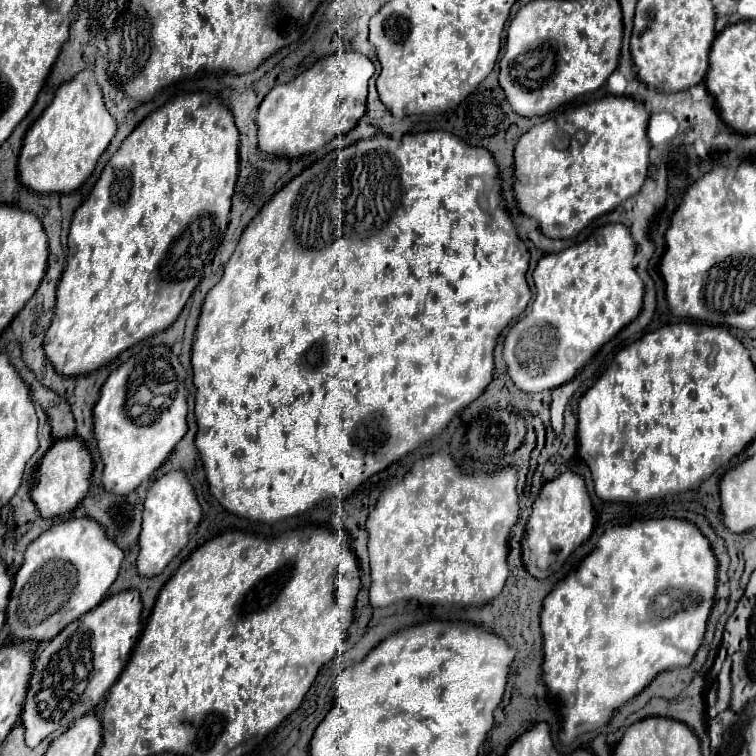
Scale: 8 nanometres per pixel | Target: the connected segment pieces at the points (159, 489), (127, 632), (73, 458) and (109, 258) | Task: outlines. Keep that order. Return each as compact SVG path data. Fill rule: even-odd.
M172 469L154 481L146 493L144 513L142 513L142 533L140 533L140 555L138 573L146 577L160 575L162 569L186 547L200 523L202 511L194 489L182 469Z
M126 589L106 597L98 607L64 627L38 655L22 709L26 745L36 747L54 731L64 731L70 723L92 711L114 685L142 629L142 601L136 589Z
M76 437L54 441L48 453L42 457L32 485L32 501L40 509L42 517L56 517L72 511L88 493L92 475L92 455L86 445Z
M206 91L194 93L182 93L176 95L158 111L150 113L120 145L120 149L112 155L108 165L104 167L98 183L94 185L88 199L74 211L70 233L68 233L68 263L62 273L62 279L58 283L56 293L56 313L50 329L44 337L44 353L56 367L60 375L84 375L90 371L96 371L98 367L110 363L116 359L122 351L128 347L140 343L146 337L152 337L164 329L168 329L178 315L182 313L188 297L196 289L196 285L202 279L202 271L208 263L212 263L216 249L224 237L224 231L228 227L228 215L230 215L230 199L234 195L234 185L238 179L238 129L234 125L232 111L228 105Z

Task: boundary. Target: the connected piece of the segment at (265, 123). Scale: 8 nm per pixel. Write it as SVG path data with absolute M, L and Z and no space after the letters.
M346 51L346 53L322 57L320 61L316 61L310 69L306 69L292 81L276 85L264 97L264 101L260 103L260 109L258 109L256 123L260 129L260 133L258 133L260 149L264 149L264 153L268 153L268 155L292 159L292 157L308 155L308 153L324 147L334 137L348 133L350 129L356 127L358 119L364 117L364 113L366 113L366 85L372 75L374 75L374 65L366 55Z

